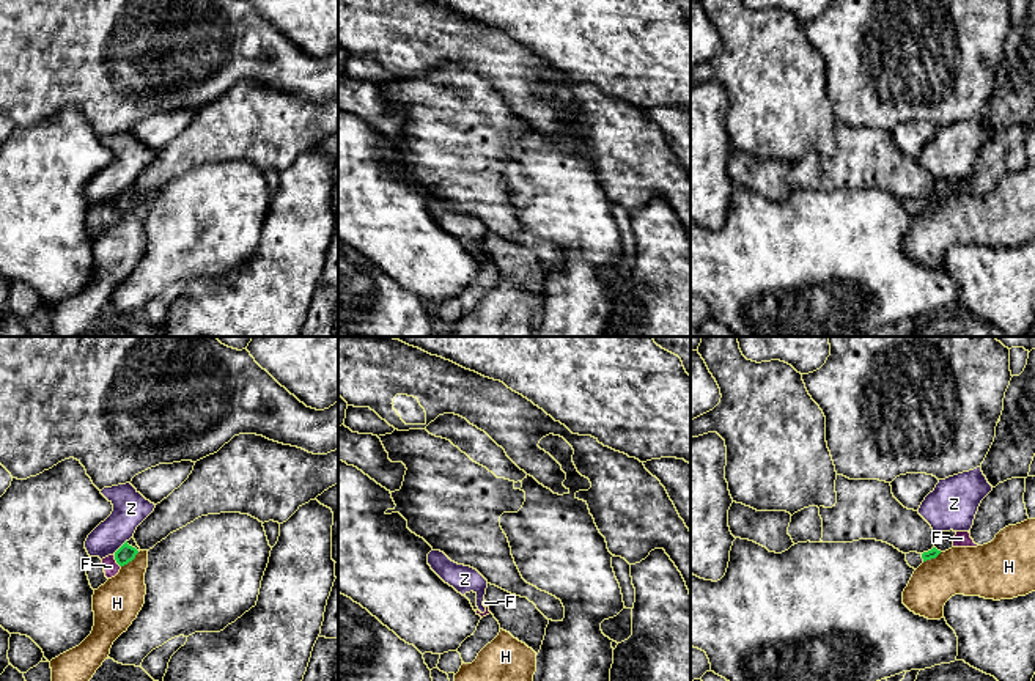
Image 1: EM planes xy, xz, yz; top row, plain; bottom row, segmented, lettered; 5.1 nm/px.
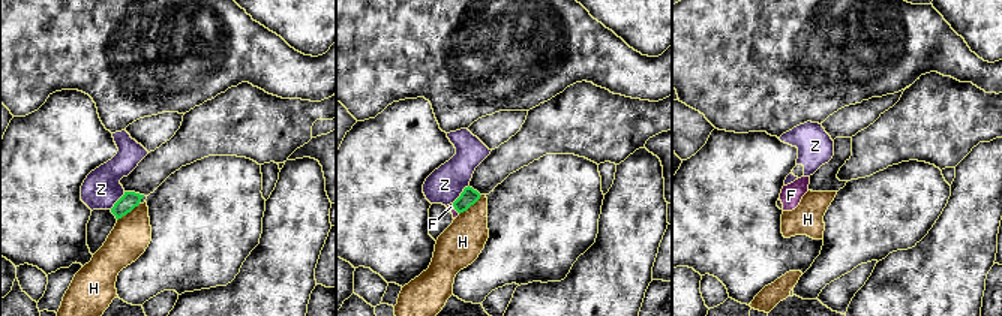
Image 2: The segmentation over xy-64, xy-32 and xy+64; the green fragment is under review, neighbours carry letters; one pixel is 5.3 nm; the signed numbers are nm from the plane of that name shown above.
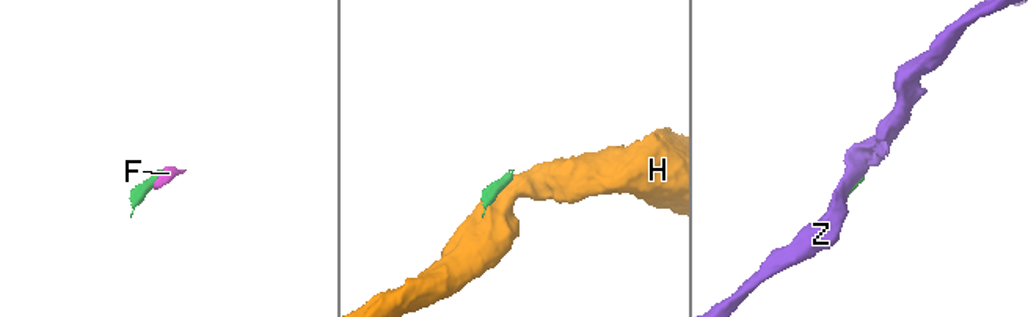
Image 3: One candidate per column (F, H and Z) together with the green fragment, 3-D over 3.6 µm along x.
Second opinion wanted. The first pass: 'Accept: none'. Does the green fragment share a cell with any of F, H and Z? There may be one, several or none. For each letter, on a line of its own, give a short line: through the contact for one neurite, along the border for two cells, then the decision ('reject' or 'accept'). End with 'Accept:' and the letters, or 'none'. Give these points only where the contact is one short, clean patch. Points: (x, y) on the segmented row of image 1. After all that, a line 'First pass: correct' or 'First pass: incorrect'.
F: xy (114, 554), (120, 566) | reject
H: reject
Z: reject
Accept: none
First pass: correct

